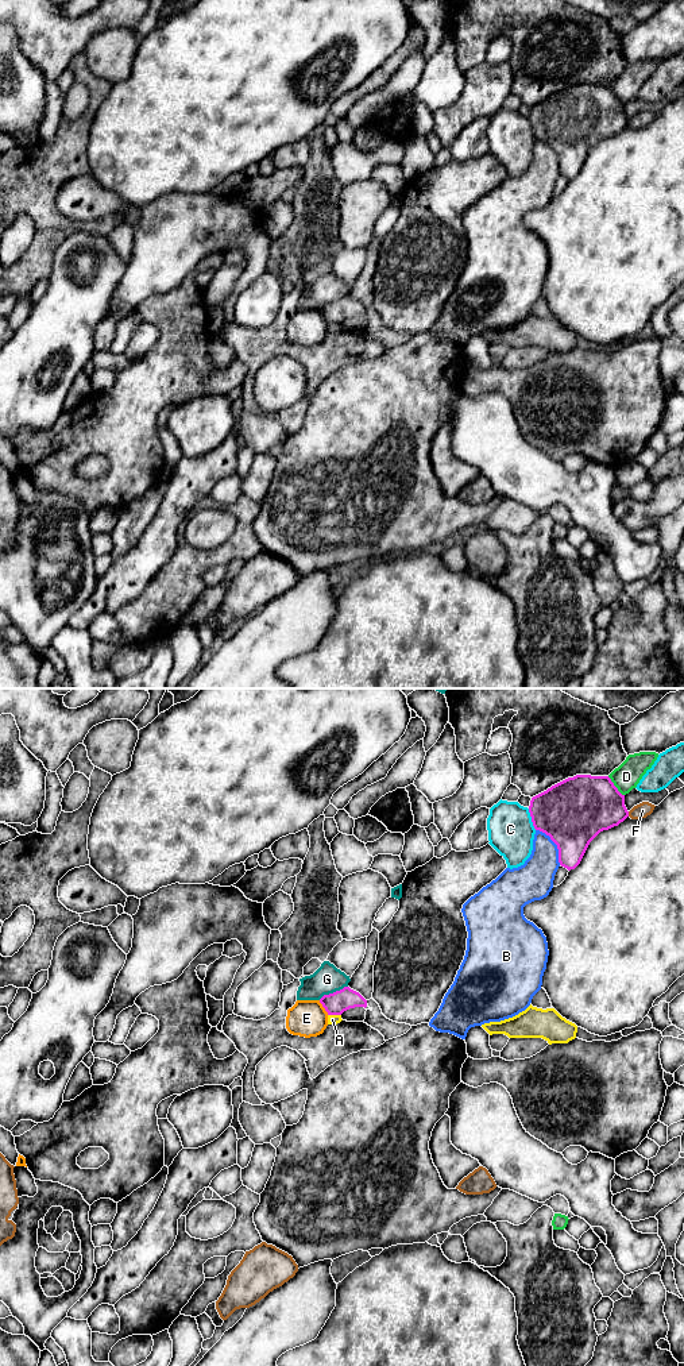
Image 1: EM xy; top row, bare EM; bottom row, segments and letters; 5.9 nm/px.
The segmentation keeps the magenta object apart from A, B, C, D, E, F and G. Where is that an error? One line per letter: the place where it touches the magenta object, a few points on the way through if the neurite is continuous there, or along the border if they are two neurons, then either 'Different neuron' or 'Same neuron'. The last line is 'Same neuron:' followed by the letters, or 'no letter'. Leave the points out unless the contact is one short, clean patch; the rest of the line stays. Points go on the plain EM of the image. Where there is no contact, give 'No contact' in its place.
A: Touches magenta at xy (335, 323). Boundary: xy (328, 323), (340, 324). Different neuron
B: Touches magenta at xy (555, 151). Different neuron
C: Touches magenta at xy (532, 128). Different neuron
D: Touches magenta at xy (614, 95). Different neuron
E: Touches magenta at xy (323, 315). Different neuron
F: Touches magenta at xy (628, 123). Different neuron
G: Touches magenta at xy (333, 301). Different neuron
Same neuron: no letter

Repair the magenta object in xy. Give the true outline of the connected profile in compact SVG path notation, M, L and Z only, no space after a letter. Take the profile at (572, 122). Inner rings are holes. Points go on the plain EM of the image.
M576 84L530 109L529 121L536 139L550 146L559 158L559 171L575 178L590 151L603 139L629 126L625 104L608 85Z

